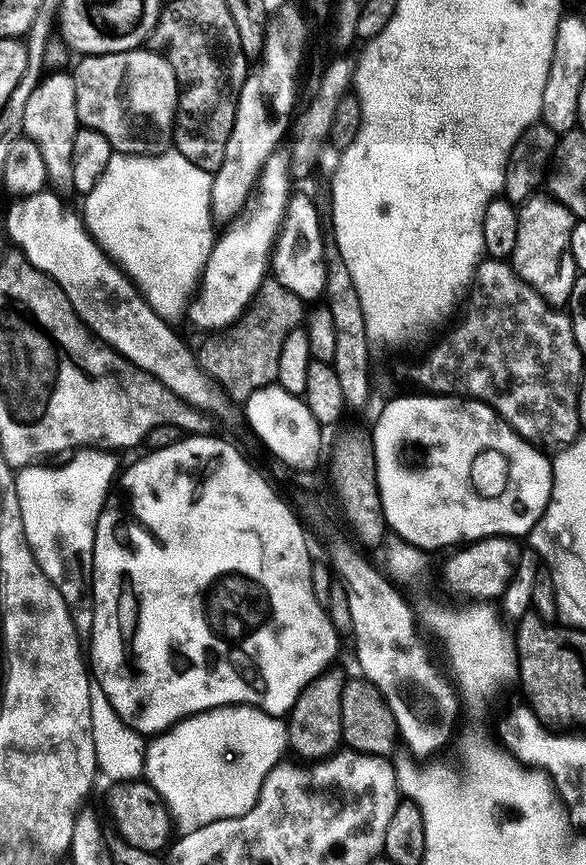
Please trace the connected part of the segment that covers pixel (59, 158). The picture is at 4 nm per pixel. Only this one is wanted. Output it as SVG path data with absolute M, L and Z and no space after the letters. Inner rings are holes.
M64 70L49 71L27 99L23 121L23 135L37 144L49 177L53 181L70 177L70 154L74 152L74 134L76 129L81 127L72 75Z

